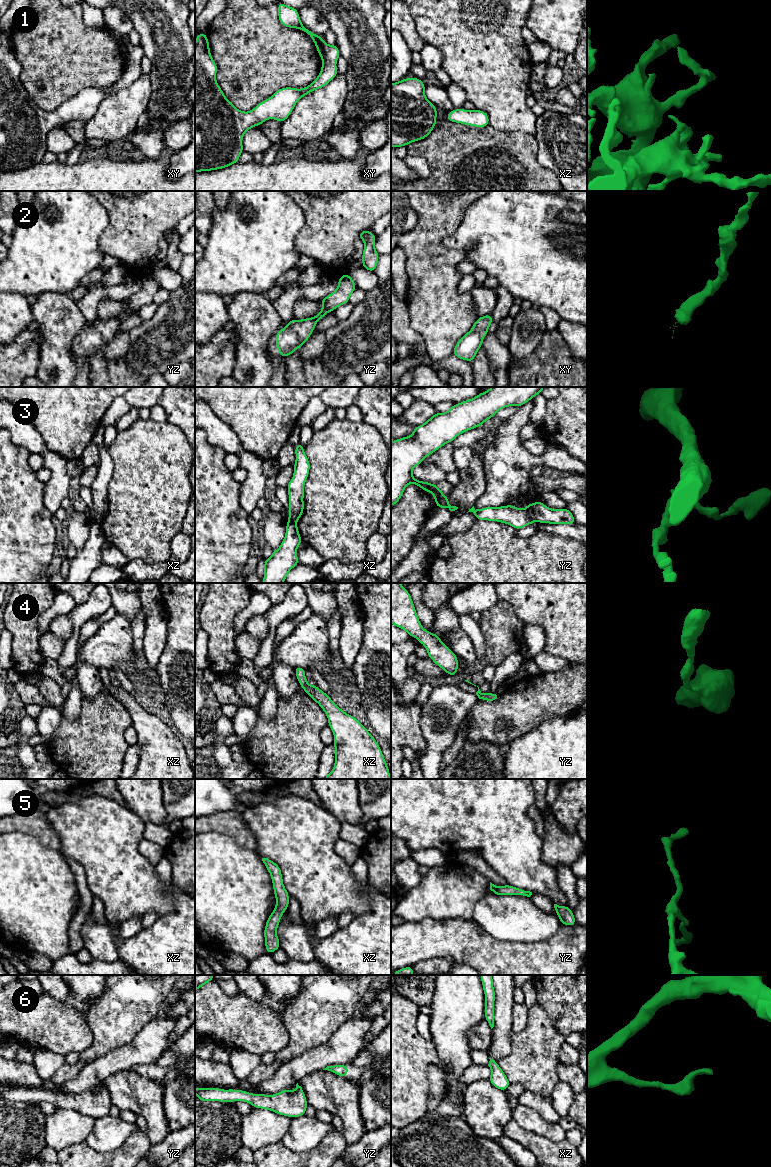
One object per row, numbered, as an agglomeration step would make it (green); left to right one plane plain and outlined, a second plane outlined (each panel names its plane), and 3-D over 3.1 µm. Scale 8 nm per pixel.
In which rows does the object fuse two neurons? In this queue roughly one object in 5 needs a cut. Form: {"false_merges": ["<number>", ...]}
{"false_merges": ["3"]}

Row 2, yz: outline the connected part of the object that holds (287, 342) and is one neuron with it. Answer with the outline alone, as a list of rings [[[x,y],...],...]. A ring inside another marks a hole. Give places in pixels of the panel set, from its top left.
[[[347,273],[343,274],[338,280],[337,289],[320,300],[322,310],[316,316],[302,320],[293,318],[279,330],[275,337],[280,356],[285,358],[303,346],[313,333],[317,322],[338,306],[349,303],[349,298],[356,288],[354,280]]]

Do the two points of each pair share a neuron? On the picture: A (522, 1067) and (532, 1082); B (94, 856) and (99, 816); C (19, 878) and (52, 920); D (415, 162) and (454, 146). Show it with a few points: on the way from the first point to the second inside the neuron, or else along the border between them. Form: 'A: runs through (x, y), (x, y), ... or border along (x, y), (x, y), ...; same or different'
A: runs through (526, 1071), (532, 1078); same
B: runs through (99, 846), (99, 826); same
C: runs through (20, 888), (42, 910); same
D: border along (408, 154), (426, 161), (428, 177); different

